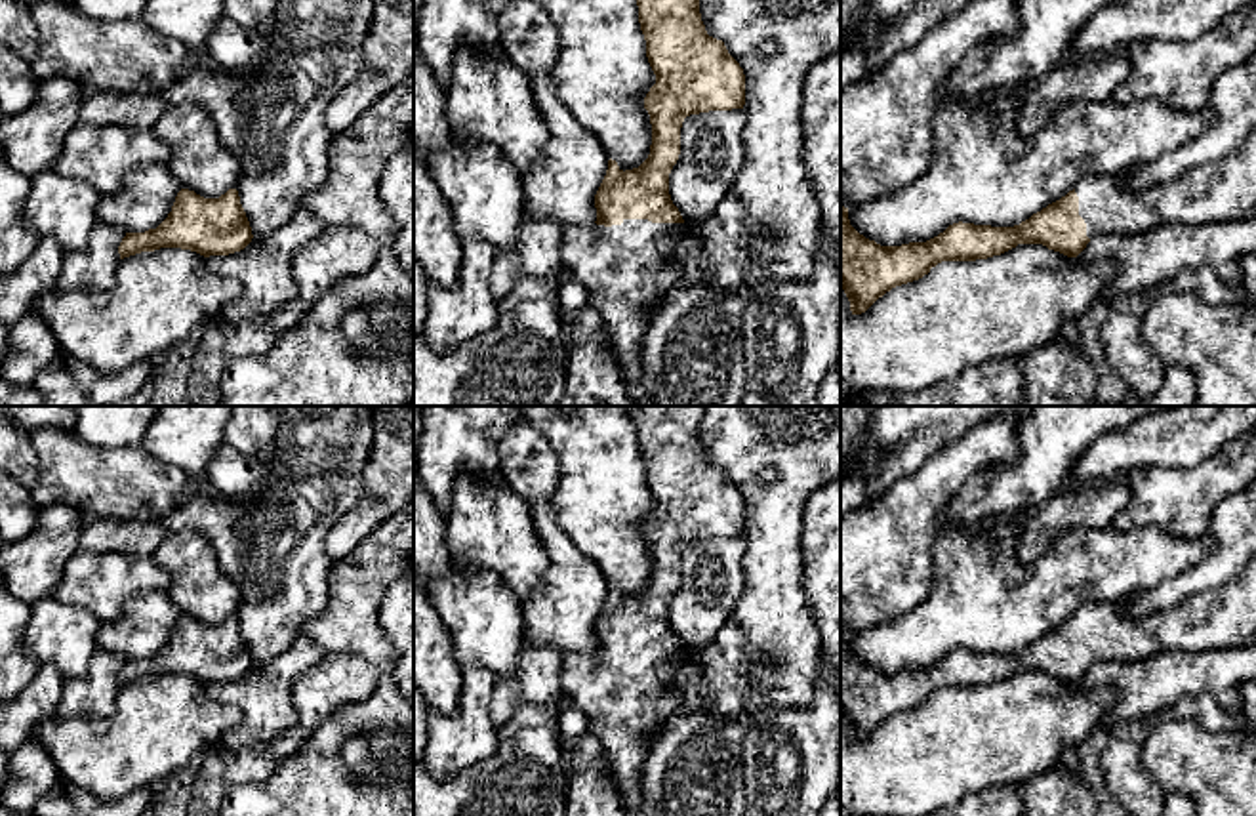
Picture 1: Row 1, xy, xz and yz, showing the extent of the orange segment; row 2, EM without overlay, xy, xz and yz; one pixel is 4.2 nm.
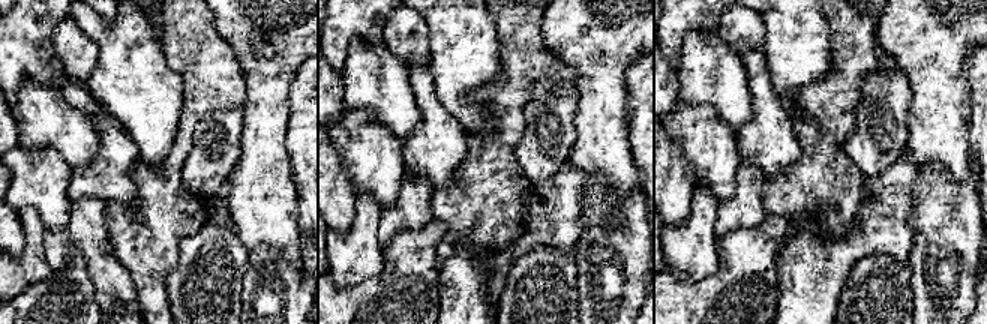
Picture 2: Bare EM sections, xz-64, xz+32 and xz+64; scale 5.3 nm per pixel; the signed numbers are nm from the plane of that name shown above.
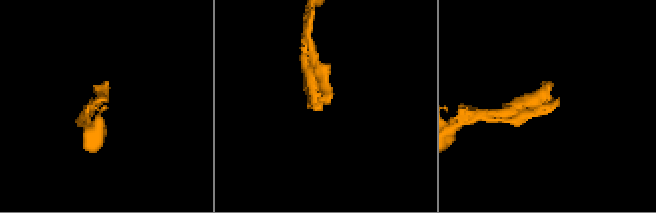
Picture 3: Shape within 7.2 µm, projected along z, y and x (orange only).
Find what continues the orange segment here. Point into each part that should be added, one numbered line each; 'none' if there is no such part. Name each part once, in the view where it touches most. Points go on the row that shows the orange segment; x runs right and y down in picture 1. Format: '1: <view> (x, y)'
1: xz (626, 269)

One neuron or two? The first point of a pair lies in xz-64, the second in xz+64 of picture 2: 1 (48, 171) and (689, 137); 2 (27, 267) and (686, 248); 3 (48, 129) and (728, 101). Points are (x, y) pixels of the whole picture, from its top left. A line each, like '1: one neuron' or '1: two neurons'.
1: one neuron
2: one neuron
3: one neuron

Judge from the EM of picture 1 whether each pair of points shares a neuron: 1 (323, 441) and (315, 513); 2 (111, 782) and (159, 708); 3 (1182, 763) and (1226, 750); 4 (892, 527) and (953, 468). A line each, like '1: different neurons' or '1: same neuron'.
1: same neuron
2: same neuron
3: same neuron
4: same neuron

